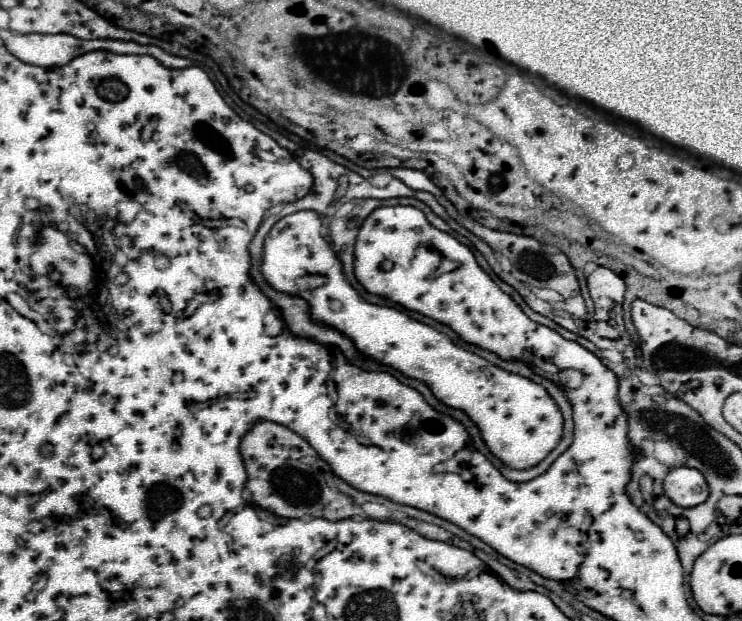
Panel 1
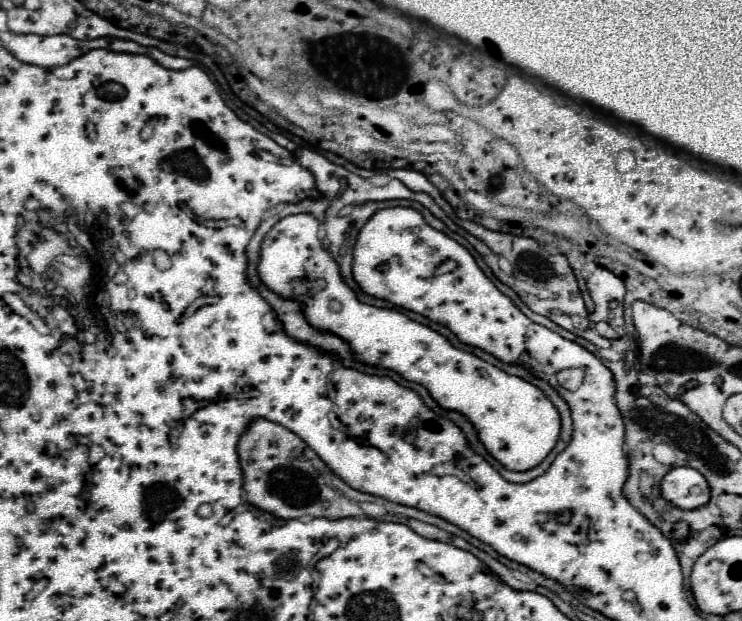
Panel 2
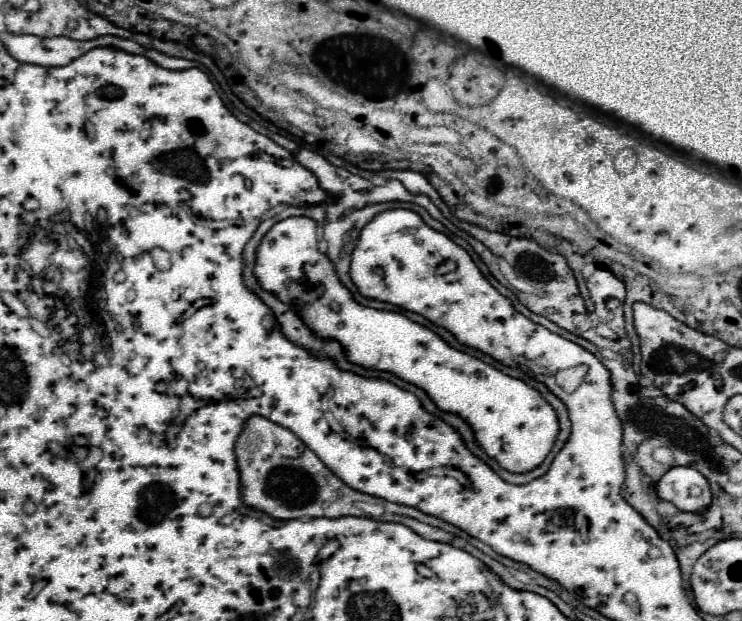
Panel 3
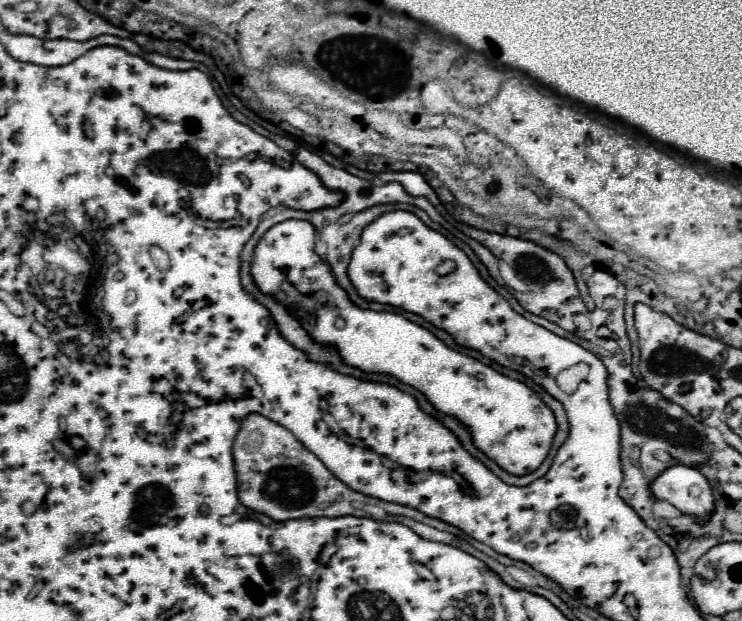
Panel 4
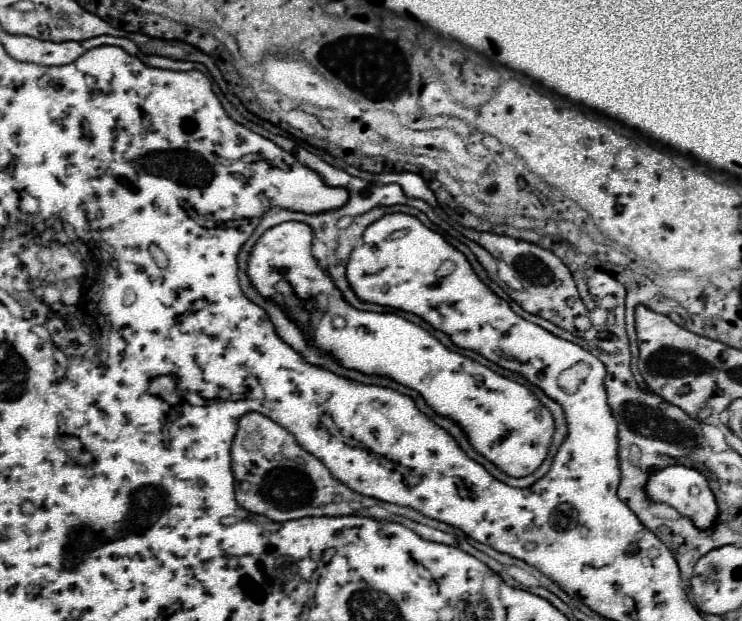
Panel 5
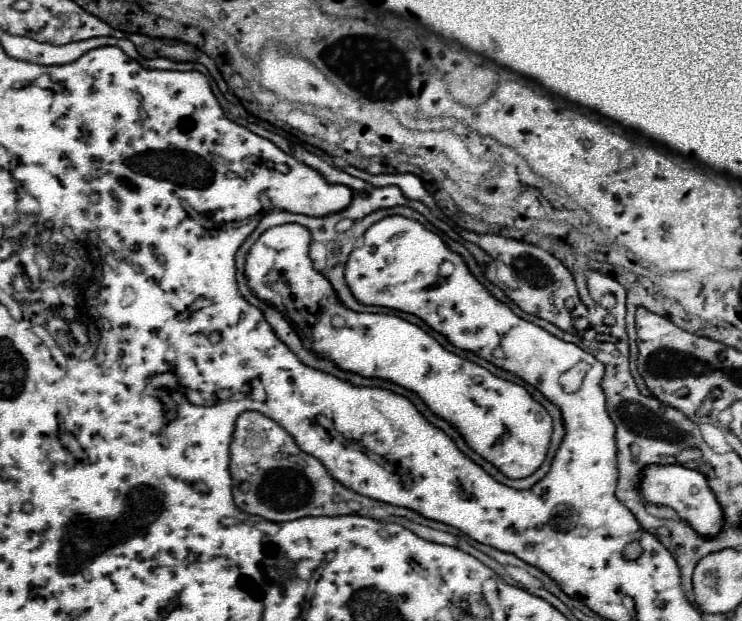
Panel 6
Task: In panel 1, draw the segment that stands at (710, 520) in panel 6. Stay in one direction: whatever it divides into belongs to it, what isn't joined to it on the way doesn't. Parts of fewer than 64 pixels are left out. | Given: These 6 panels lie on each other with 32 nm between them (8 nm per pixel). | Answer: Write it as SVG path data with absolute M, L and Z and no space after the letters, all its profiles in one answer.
M688 466L670 470L664 478L664 490L666 496L682 508L698 506L708 498L708 486L704 476L698 472L698 480L692 480L692 468Z

